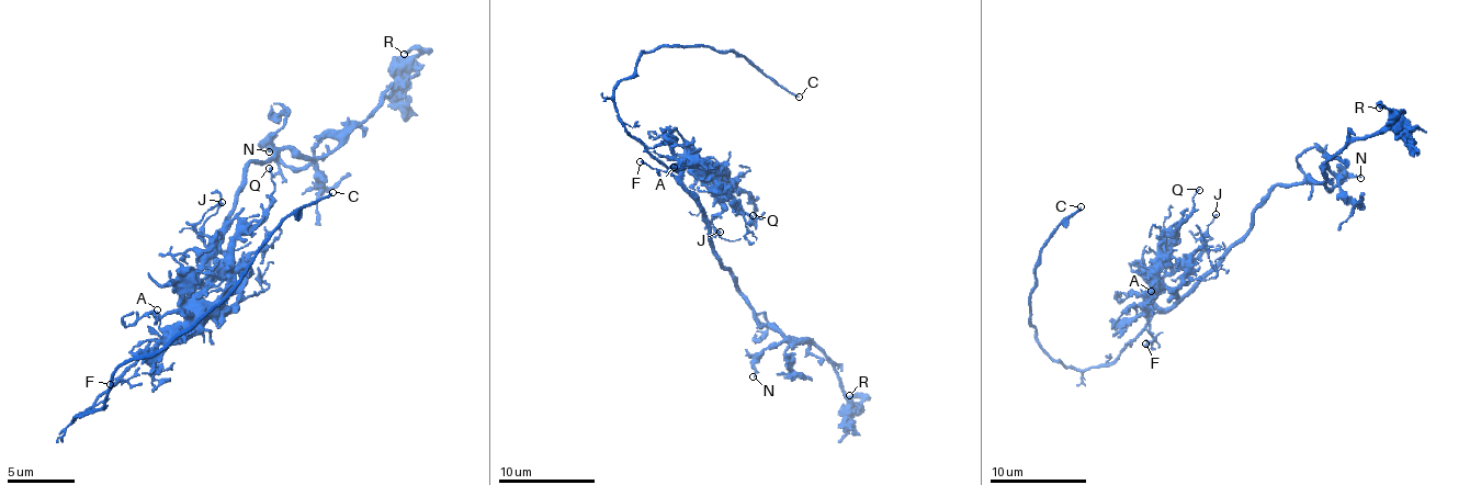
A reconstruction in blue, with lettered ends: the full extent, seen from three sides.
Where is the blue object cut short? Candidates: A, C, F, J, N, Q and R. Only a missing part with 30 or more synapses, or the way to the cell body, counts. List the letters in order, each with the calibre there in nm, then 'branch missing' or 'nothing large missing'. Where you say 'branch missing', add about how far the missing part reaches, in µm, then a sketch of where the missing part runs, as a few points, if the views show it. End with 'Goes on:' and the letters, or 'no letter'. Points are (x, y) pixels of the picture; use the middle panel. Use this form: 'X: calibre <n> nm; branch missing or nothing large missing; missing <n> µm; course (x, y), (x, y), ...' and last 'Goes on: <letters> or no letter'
A: calibre 170 nm; nothing large missing
C: calibre 140 nm; branch missing; missing 25 µm
F: calibre 100 nm; nothing large missing
J: calibre 120 nm; nothing large missing
N: calibre 170 nm; nothing large missing
Q: calibre 110 nm; nothing large missing
R: calibre 280 nm; nothing large missing
Goes on: C

